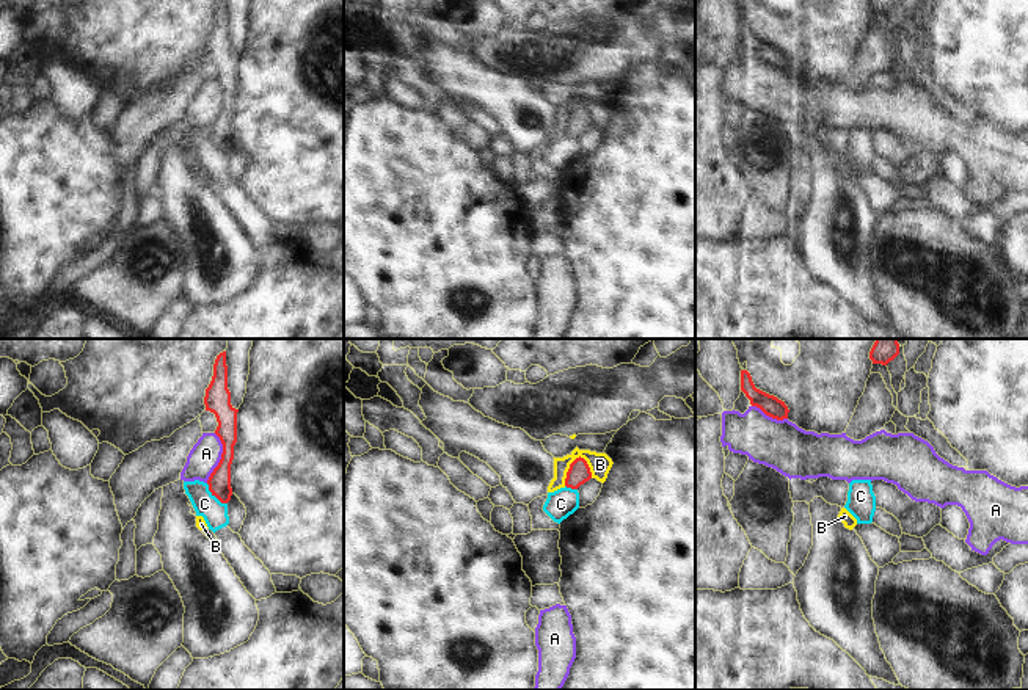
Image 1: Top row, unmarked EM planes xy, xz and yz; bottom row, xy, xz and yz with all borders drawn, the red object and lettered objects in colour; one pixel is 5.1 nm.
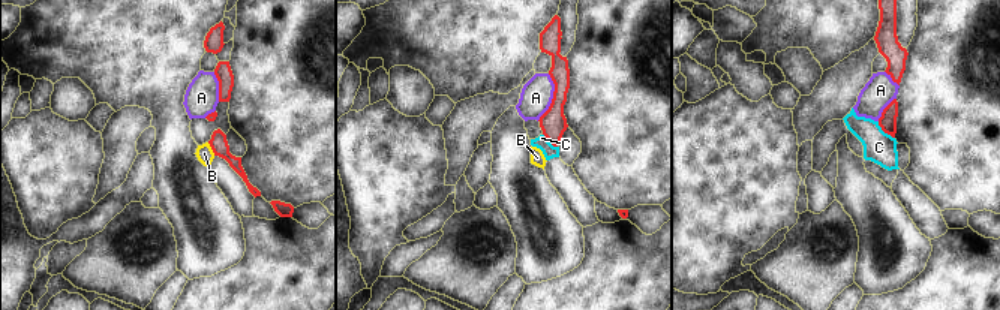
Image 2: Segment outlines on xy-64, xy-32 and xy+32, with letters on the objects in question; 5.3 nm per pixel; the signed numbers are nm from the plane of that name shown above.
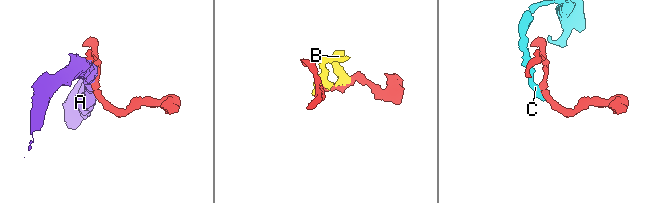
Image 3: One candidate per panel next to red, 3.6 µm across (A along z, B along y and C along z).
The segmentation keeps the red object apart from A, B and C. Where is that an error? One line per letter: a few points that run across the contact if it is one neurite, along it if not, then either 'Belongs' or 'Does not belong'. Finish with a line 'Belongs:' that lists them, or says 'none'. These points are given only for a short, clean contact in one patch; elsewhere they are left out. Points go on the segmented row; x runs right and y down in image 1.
A: Line: xy (215, 433), (222, 444), (222, 458), (206, 482). Does not belong
B: Does not belong
C: Line: xy (206, 483), (226, 504). Does not belong
Belongs: none

